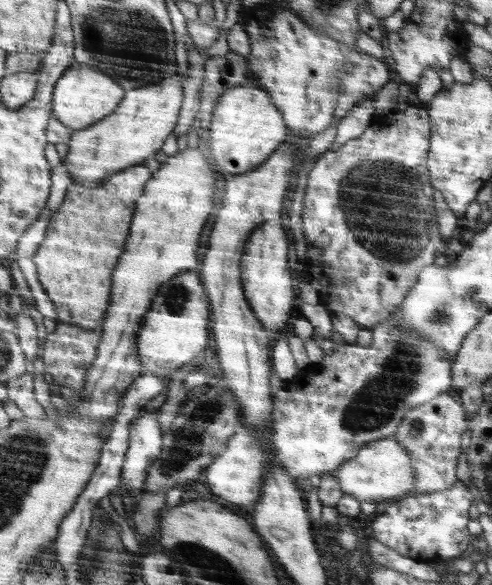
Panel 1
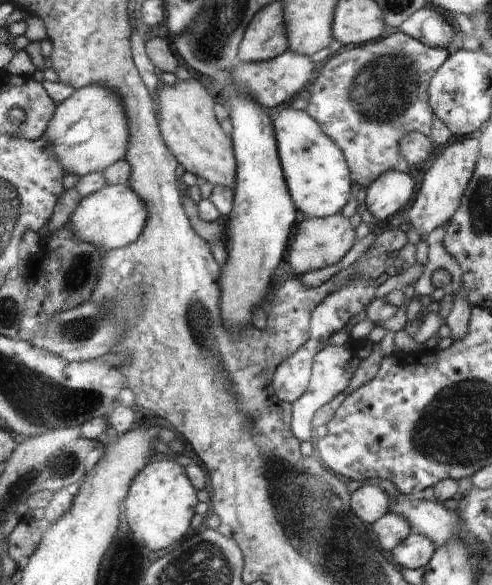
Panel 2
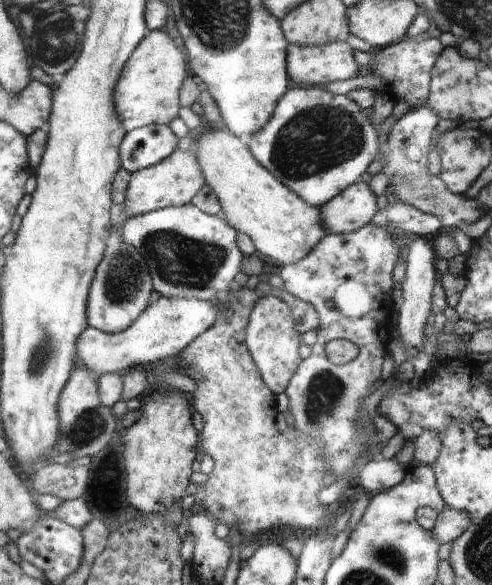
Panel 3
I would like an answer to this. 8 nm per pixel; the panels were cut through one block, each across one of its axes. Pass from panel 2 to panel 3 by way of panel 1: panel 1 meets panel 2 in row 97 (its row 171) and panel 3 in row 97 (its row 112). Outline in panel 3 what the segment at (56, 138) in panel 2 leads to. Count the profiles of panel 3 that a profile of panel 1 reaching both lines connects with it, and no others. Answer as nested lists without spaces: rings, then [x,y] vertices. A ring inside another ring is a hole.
[[[155,30],[148,31],[142,41],[142,48],[134,52],[134,60],[126,64],[126,72],[122,72],[122,84],[118,84],[117,116],[121,124],[126,124],[125,132],[149,124],[174,124],[180,116],[180,89],[185,78],[192,76],[189,56],[186,47],[178,44],[170,32]]]

